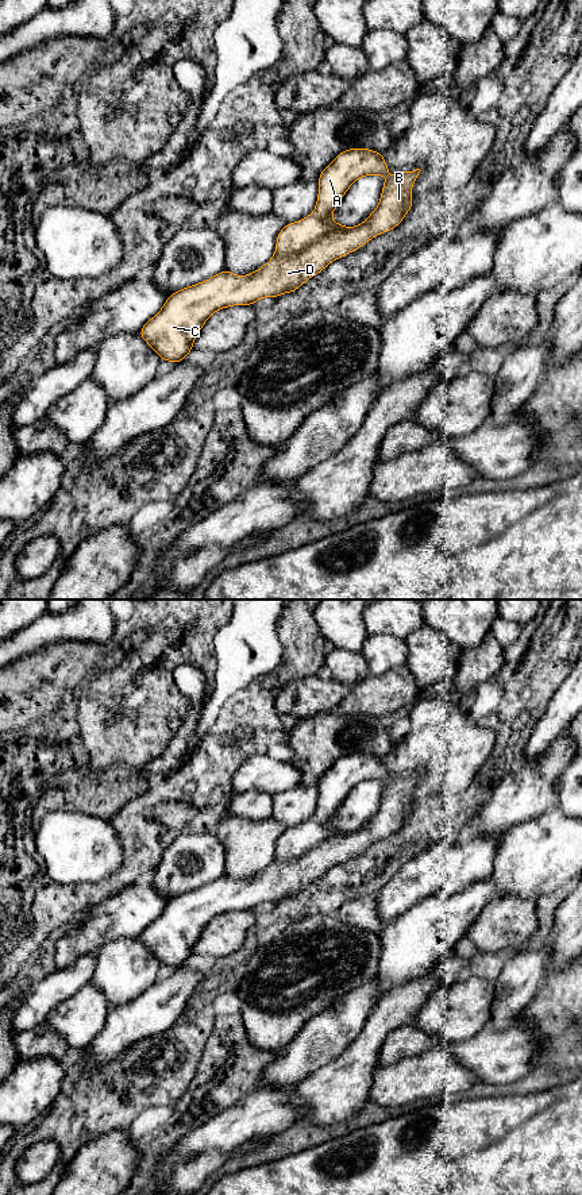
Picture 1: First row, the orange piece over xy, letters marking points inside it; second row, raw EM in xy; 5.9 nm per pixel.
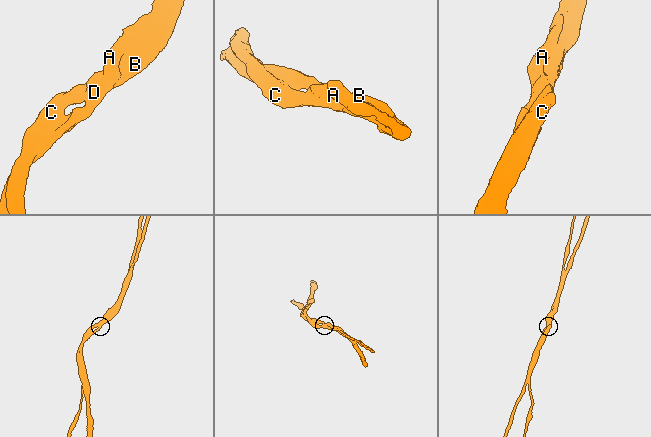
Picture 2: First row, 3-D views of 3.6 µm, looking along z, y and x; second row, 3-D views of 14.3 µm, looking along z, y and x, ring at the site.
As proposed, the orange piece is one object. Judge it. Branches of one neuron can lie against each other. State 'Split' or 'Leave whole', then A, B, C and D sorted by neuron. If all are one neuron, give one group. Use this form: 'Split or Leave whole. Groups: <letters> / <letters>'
Split. Groups: A / B C D

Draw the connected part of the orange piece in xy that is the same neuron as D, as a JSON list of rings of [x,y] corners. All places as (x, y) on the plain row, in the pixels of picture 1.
[[[421,775],[402,776],[385,782],[378,812],[356,832],[346,832],[340,839],[325,840],[321,845],[292,861],[273,860],[270,866],[248,880],[235,880],[224,874],[207,886],[169,899],[161,915],[139,936],[139,940],[159,960],[162,965],[178,968],[193,955],[193,947],[205,926],[219,914],[234,910],[254,910],[263,902],[278,902],[292,895],[324,875],[331,867],[361,853],[374,841],[396,833],[413,812],[412,791]]]

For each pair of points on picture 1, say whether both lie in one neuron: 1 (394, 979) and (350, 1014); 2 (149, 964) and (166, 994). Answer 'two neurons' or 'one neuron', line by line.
1: two neurons
2: two neurons

